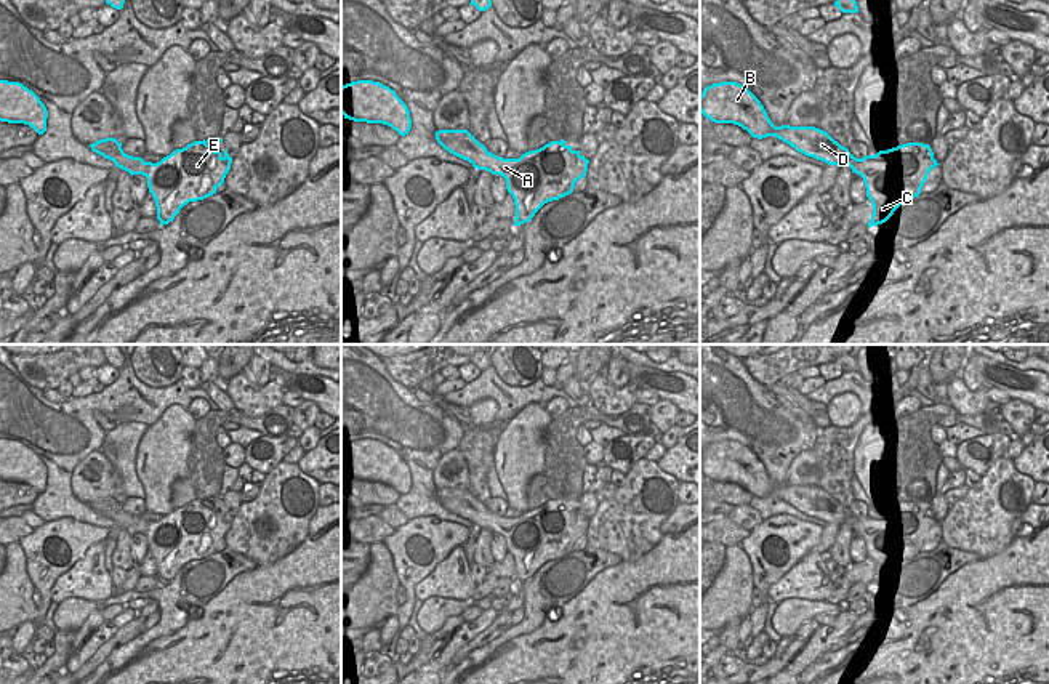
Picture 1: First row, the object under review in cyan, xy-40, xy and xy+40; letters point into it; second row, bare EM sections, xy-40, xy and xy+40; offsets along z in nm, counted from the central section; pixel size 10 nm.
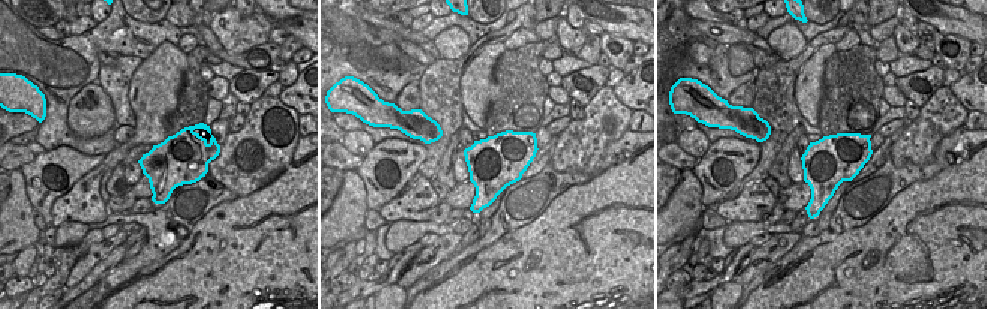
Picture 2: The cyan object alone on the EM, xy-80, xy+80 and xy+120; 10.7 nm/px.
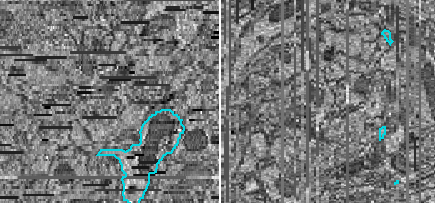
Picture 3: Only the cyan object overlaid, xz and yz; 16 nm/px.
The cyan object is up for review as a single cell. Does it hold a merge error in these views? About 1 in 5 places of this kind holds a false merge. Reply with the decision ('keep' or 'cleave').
keep

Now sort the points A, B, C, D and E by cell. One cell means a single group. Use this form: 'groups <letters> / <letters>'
groups A B C D E

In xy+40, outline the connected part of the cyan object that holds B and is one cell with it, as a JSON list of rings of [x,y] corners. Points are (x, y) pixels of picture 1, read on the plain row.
[[[721,441],[706,445],[700,453],[700,471],[714,482],[738,484],[758,498],[775,495],[794,506],[798,511],[822,519],[828,524],[849,524],[852,532],[863,537],[866,556],[873,564],[873,573],[868,586],[886,581],[903,561],[918,556],[929,535],[929,530],[940,524],[934,517],[930,505],[922,501],[906,501],[887,509],[879,509],[874,514],[857,517],[847,506],[841,505],[820,487],[790,484],[775,485],[761,460],[748,447],[737,441]]]

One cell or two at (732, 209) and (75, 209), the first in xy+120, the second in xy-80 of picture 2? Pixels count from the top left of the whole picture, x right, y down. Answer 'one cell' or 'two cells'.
one cell

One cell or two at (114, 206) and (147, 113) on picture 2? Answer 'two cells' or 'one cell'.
two cells

